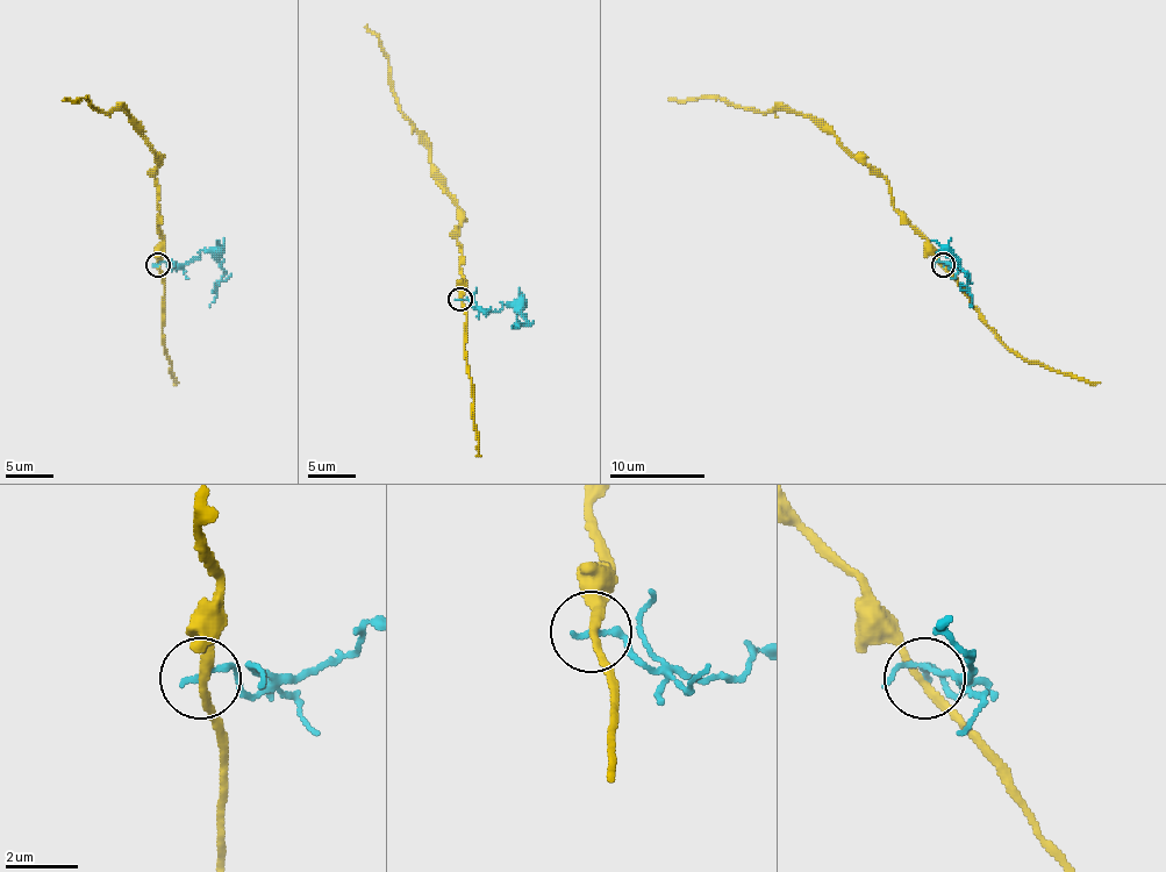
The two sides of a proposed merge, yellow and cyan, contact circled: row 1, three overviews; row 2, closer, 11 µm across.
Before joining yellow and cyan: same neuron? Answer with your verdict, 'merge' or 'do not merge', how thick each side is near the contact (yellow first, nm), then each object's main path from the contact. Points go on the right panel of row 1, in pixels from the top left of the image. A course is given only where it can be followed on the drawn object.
do not merge; calibres 200 and 190 nm; course yellow (941, 264), (929, 243), (894, 207), (889, 184), (808, 118), (728, 105), (719, 98), (669, 98); course cyan (943, 264), (956, 262), (949, 250), (967, 273), (970, 307)

